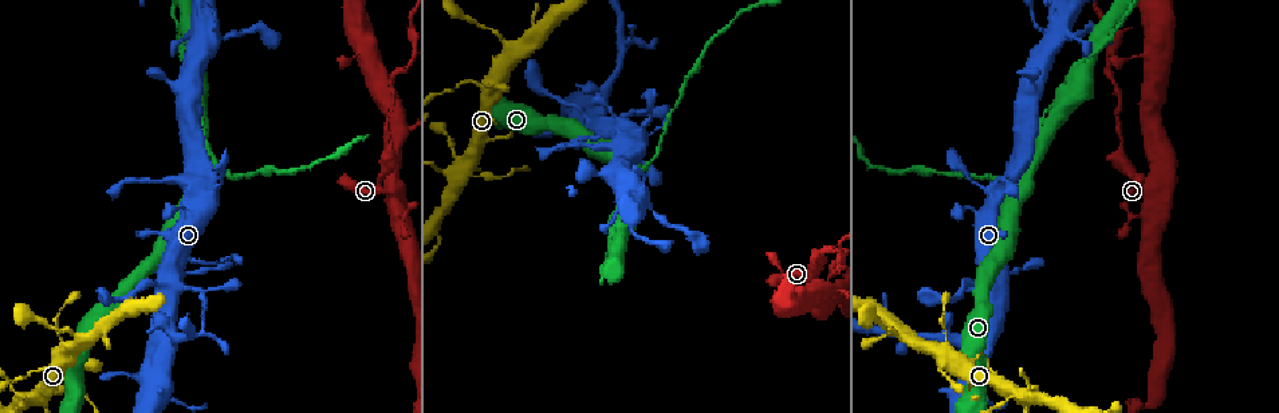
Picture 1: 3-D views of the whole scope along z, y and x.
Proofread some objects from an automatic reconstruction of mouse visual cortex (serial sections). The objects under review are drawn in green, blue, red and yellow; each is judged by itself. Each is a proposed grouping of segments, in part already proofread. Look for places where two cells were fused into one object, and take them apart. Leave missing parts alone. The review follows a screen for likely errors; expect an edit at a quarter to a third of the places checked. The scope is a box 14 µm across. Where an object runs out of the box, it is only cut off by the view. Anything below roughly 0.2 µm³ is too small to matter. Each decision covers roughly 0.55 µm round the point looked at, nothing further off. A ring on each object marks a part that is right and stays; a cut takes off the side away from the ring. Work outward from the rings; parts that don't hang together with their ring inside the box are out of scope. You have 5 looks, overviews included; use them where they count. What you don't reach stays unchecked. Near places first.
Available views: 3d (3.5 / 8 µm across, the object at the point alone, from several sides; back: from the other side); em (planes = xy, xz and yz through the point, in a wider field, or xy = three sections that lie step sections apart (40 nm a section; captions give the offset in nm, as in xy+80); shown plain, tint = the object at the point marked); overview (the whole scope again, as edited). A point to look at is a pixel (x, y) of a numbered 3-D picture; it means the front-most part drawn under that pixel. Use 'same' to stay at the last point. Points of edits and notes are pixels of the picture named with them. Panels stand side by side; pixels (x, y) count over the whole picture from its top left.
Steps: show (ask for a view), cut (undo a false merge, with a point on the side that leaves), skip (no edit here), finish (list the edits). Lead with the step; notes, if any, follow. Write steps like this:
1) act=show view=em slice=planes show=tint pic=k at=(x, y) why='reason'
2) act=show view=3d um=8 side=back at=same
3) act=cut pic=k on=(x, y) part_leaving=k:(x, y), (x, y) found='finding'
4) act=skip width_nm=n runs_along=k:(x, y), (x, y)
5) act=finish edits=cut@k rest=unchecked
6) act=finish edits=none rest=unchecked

act=show view=3d um=8 pic=1 at=(1036, 166) why='two arms in line, one across'

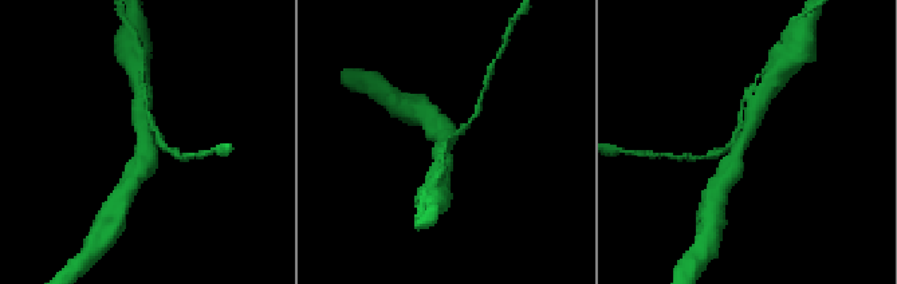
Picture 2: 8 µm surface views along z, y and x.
act=show view=3d um=3.5 side=back pic=2 at=(743, 143) why='closer look'

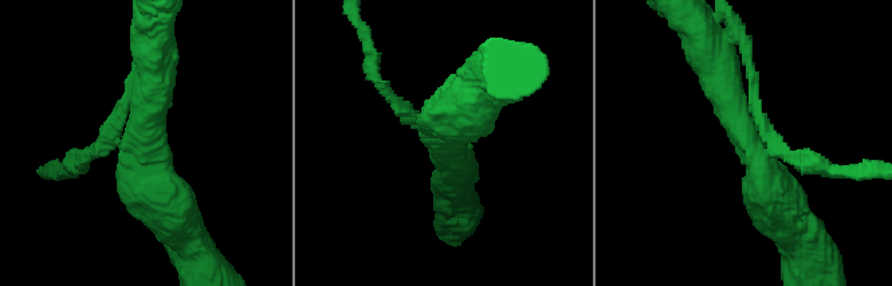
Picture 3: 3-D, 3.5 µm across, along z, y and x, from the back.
act=skip runs_along=3:(781, 212), (719, 85), (712, 51) found='all the same cell'

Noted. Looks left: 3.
act=show view=3d um=3.5 pic=1 at=(474, 164) why='looks like a crossing'

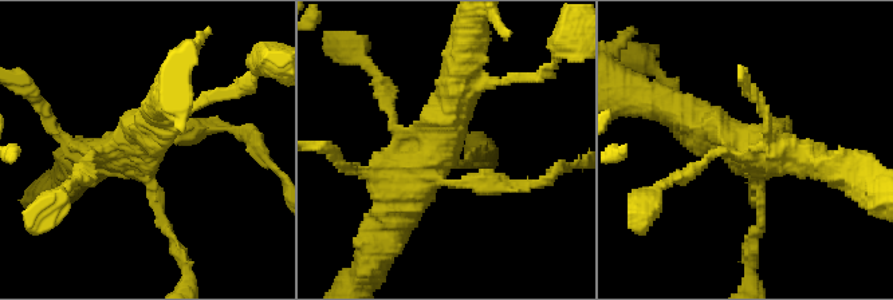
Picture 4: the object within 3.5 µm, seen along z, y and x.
act=skip found='all the same cell'

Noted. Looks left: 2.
act=finish edits=none rest=unchecked

